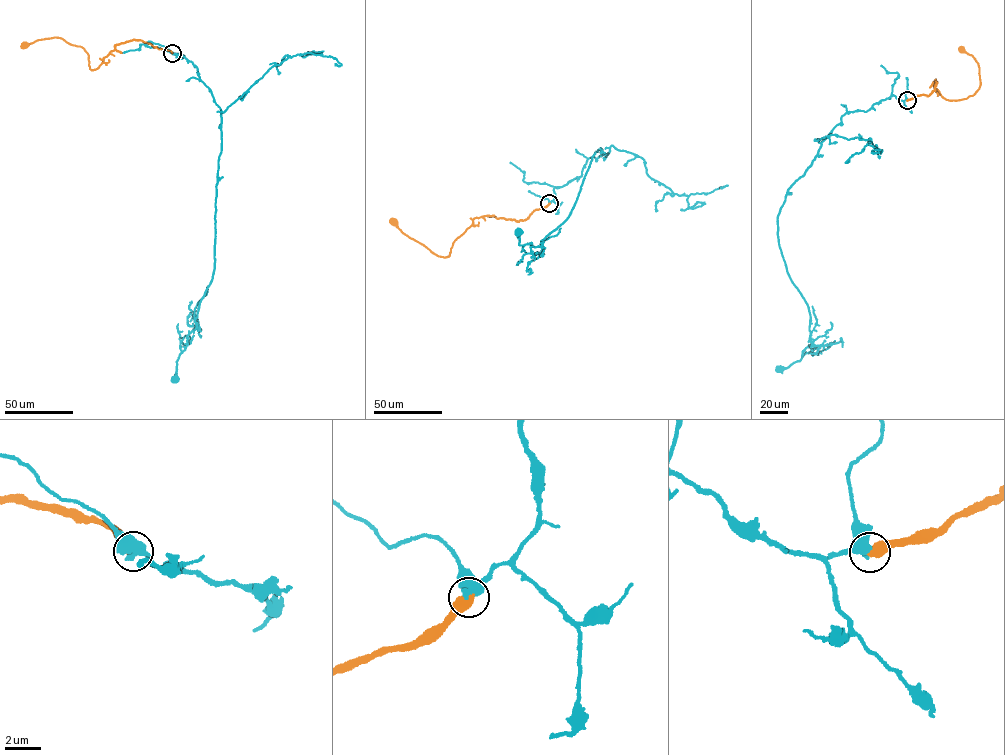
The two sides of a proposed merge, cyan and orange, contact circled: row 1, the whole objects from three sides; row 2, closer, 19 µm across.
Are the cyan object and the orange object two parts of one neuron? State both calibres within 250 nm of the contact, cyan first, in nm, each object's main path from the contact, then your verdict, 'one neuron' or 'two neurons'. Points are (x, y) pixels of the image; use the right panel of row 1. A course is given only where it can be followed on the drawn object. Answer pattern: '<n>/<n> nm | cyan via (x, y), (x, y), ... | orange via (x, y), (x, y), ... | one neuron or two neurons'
480/550 nm | cyan via (907, 100), (891, 94), (842, 115), (788, 190), (778, 244), (807, 305), (812, 344), (780, 368) | orange via (907, 100), (928, 95), (935, 79), (942, 97), (973, 95), (981, 83), (978, 63), (962, 49) | two neurons

